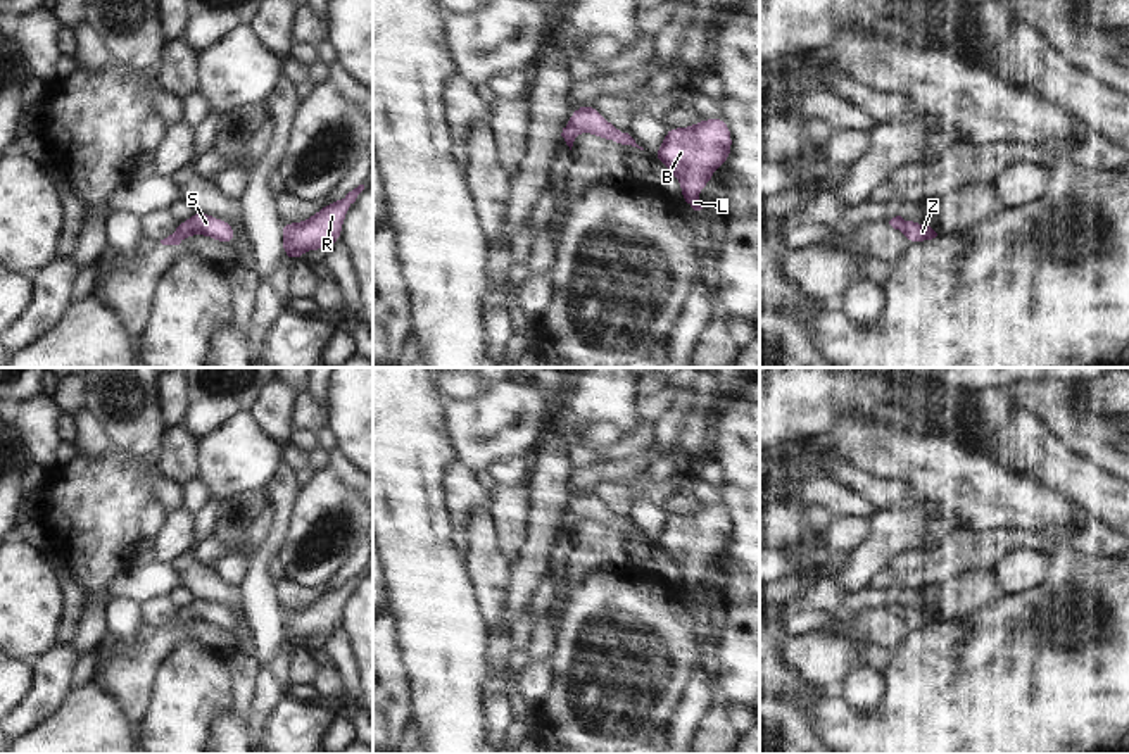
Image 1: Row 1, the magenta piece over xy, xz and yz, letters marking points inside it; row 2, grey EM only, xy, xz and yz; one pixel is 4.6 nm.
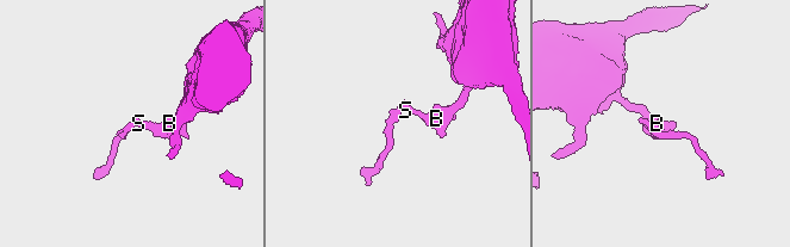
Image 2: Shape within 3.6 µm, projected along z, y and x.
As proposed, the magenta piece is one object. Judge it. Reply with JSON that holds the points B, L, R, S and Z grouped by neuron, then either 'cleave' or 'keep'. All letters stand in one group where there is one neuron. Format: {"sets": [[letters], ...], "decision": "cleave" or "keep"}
{"sets": [["B", "L", "R", "S", "Z"]], "decision": "keep"}

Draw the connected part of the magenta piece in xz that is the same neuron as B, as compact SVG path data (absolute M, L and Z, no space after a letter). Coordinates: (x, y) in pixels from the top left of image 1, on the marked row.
M715 117L689 128L668 128L653 159L663 162L680 181L680 200L701 210L697 193L711 183L713 173L728 160L730 152L730 128L723 117Z

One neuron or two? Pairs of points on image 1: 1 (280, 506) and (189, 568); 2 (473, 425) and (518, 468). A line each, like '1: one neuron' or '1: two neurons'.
1: one neuron
2: two neurons

